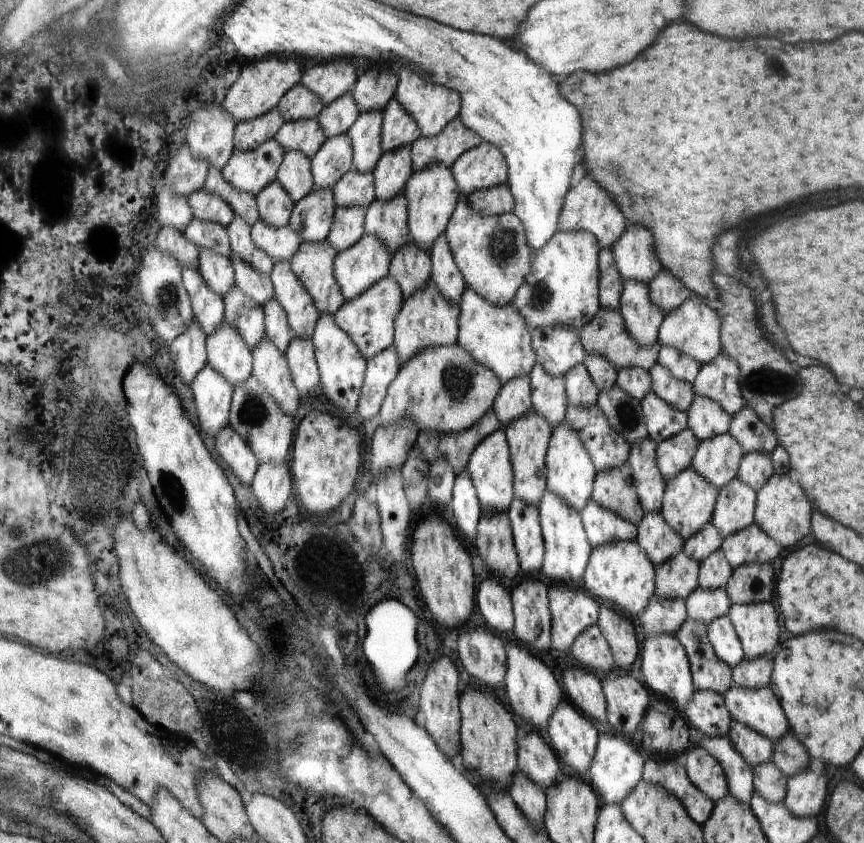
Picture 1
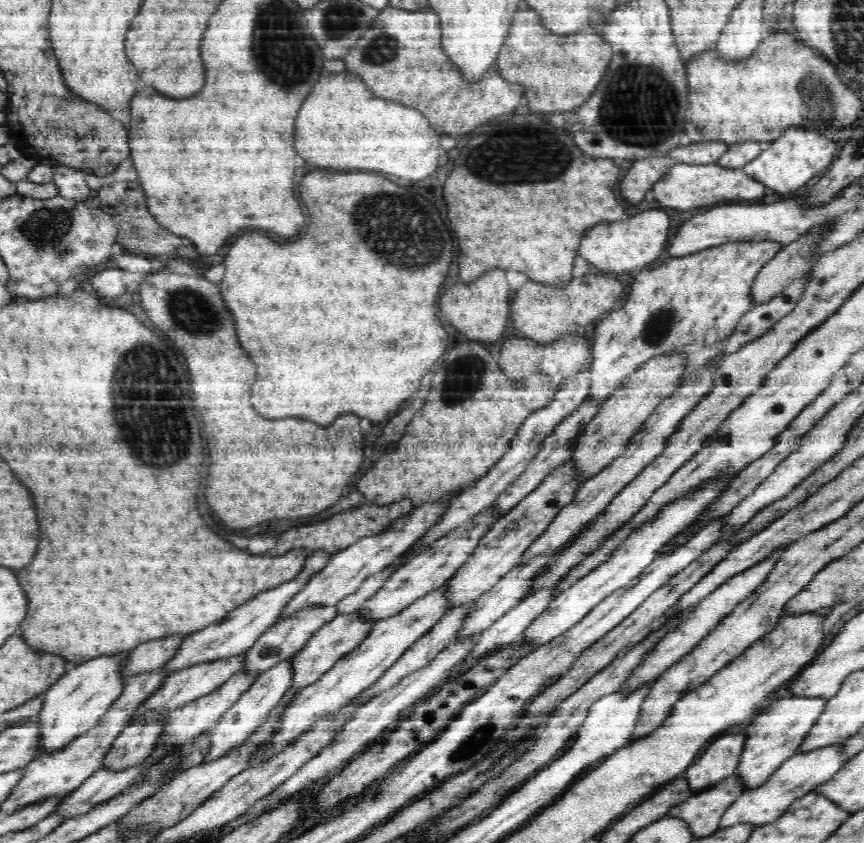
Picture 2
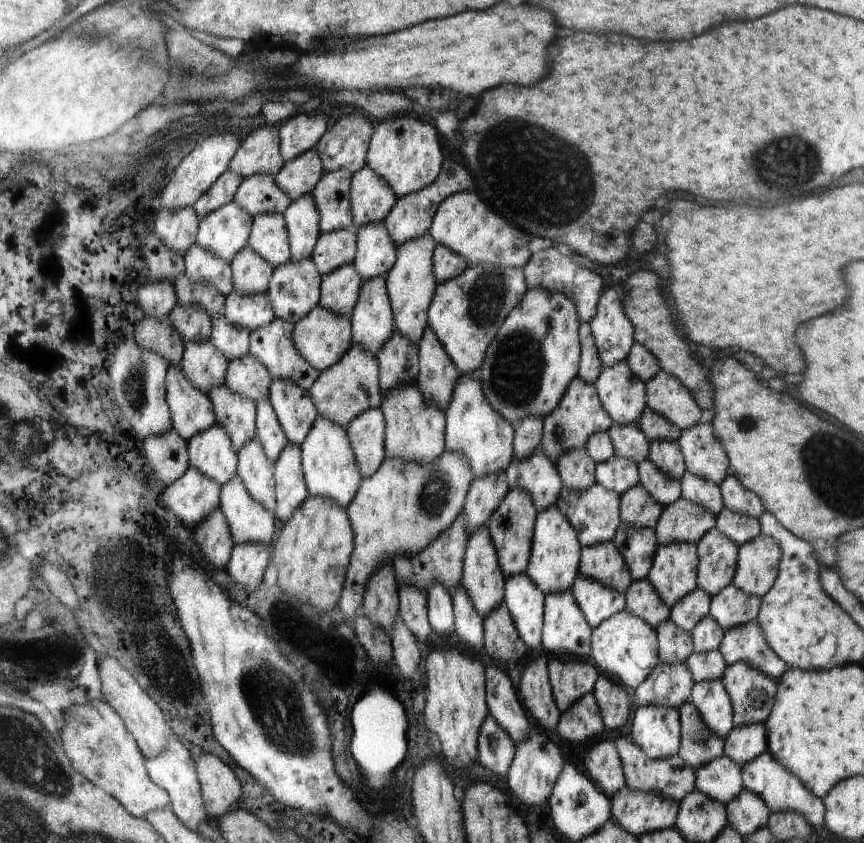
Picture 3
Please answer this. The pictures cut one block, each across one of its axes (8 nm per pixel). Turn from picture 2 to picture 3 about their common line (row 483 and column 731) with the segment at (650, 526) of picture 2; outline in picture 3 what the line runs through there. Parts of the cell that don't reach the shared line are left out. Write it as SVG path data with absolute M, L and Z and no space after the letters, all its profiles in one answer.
M722 678L696 682L691 690L691 702L706 722L712 734L726 738L735 728L733 722L733 700L726 694Z

